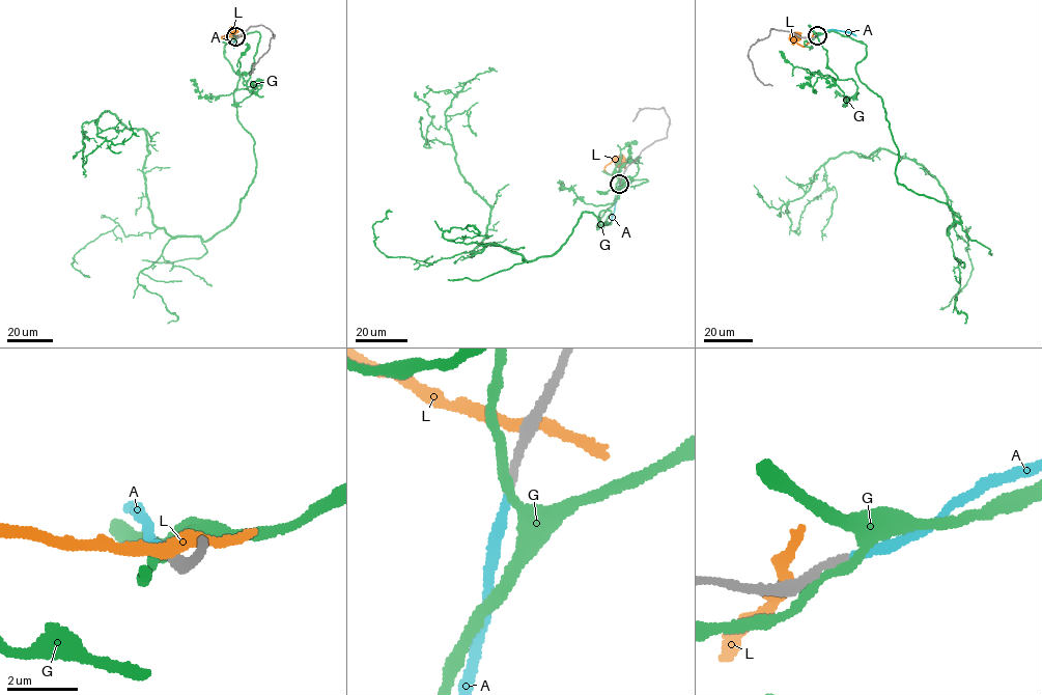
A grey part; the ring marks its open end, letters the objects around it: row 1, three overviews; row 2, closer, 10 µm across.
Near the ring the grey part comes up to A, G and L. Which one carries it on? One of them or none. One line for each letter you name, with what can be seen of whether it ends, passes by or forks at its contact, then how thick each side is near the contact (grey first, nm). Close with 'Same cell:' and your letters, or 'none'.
A: it ends; calibres 240 and 240 nm
Same cell: A

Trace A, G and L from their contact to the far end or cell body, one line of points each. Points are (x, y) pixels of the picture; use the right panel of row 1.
A: (817, 36), (832, 29), (848, 31), (856, 36)
G: (816, 36), (866, 46), (896, 181), (961, 222), (881, 148), (778, 209), (754, 185)
L: (813, 37), (806, 45), (797, 44), (794, 36)

